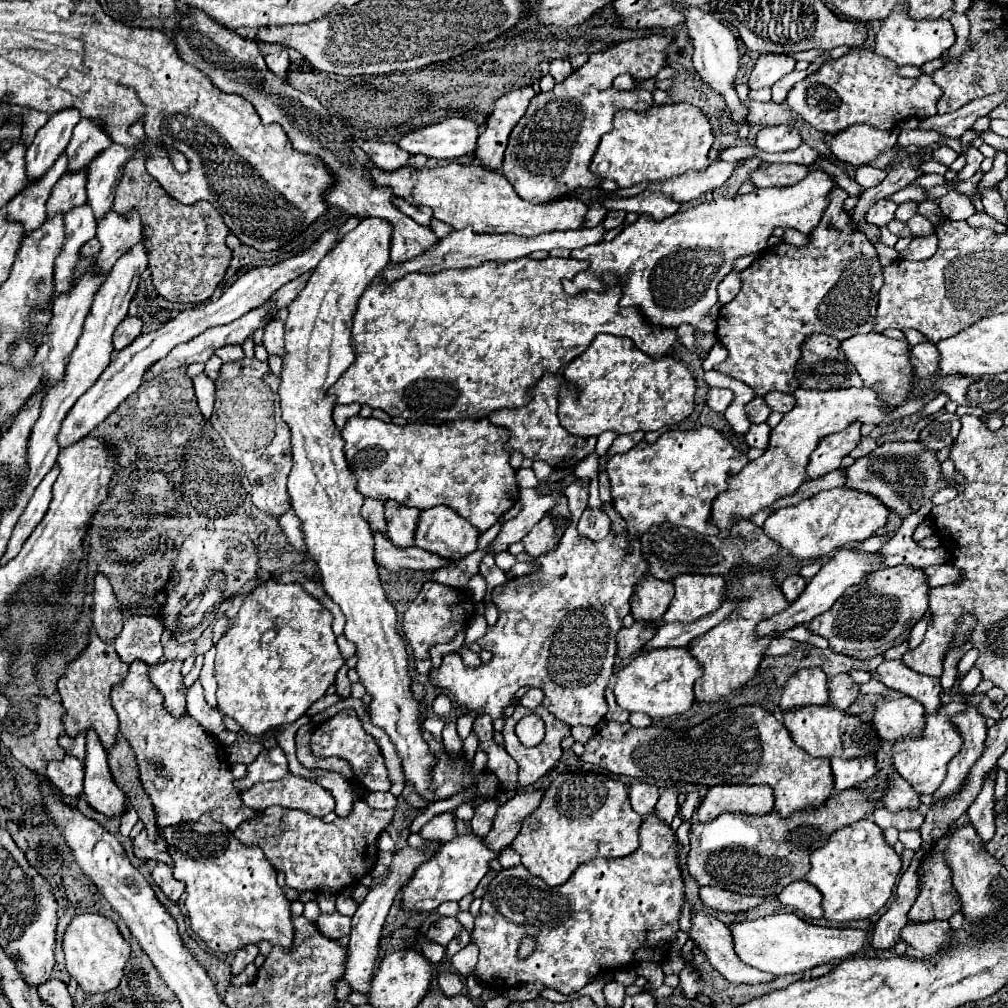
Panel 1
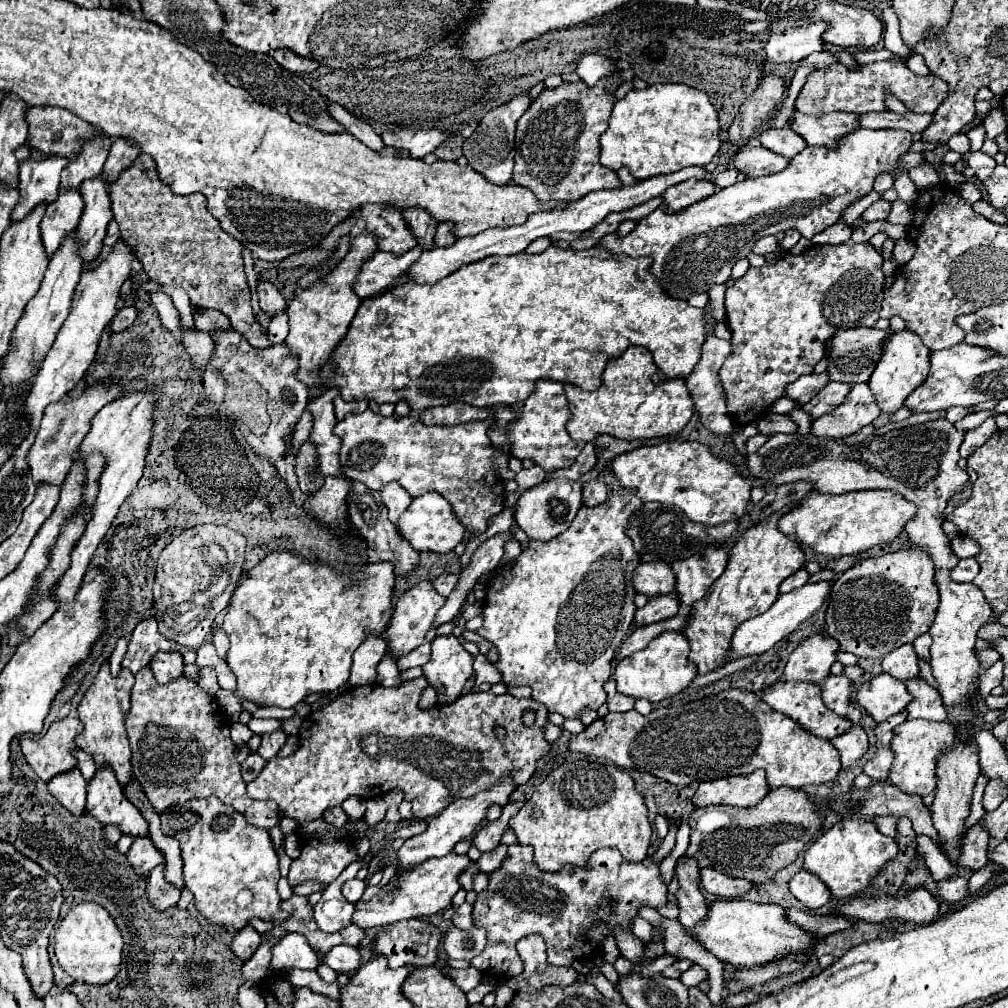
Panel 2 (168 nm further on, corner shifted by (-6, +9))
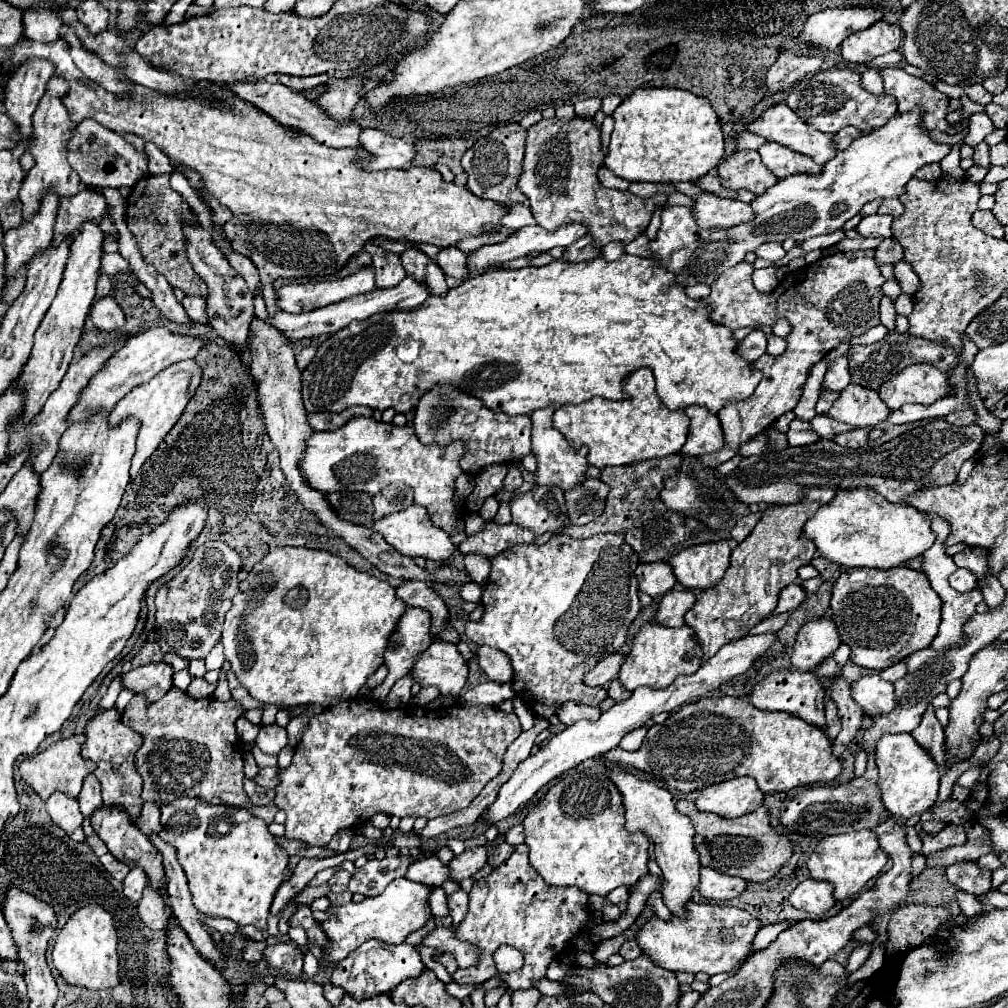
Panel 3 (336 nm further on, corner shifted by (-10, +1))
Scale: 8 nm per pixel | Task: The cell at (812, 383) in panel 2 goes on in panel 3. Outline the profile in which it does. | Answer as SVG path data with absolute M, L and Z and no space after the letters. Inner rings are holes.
M839 356L839 358L835 358L835 362L829 364L825 380L823 380L823 388L841 392L849 382L851 382L849 360L847 360L847 356Z

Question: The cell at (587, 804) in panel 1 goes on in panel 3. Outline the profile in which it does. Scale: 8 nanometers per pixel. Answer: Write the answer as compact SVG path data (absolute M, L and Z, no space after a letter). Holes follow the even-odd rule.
M575 772L575 774L567 774L563 776L561 780L557 780L549 792L545 794L545 798L527 814L527 818L523 820L523 826L525 826L525 844L529 846L531 854L529 854L529 862L531 866L539 872L539 876L547 882L547 884L553 884L553 886L571 886L575 884L579 890L587 892L587 894L599 894L599 896L605 896L609 894L611 890L615 890L617 886L625 886L625 888L631 888L639 882L641 876L649 874L649 868L647 868L647 862L649 862L649 840L645 834L631 834L625 830L625 810L623 810L623 802L621 802L621 794L619 790L615 788L615 784L605 776L605 774L583 774L583 772Z

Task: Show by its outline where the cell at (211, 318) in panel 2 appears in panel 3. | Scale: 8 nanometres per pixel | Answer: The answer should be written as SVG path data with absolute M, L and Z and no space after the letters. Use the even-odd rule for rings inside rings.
M185 296L183 298L183 308L189 314L189 318L197 324L207 324L207 314L205 314L205 300L201 296Z

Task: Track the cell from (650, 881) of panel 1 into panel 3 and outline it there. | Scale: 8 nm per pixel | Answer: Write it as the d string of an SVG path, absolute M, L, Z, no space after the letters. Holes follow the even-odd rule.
M519 844L515 848L515 852L511 854L511 858L507 858L503 864L499 864L497 868L493 868L493 872L481 880L477 880L473 884L473 890L469 892L469 906L467 906L467 914L463 918L463 922L459 926L453 926L453 932L459 940L469 940L473 946L479 948L479 960L475 966L469 968L457 968L457 972L453 974L453 980L457 984L483 984L485 980L493 978L493 976L501 976L511 990L525 990L531 988L537 980L541 980L545 976L545 970L549 966L551 960L555 960L557 956L561 956L561 952L567 948L567 944L571 942L571 938L579 932L585 930L587 924L587 894L581 892L577 886L549 886L545 884L539 874L531 868L529 864L529 850L525 844ZM499 946L513 946L517 948L523 958L525 964L521 970L517 972L497 972L495 962L493 962L493 954Z

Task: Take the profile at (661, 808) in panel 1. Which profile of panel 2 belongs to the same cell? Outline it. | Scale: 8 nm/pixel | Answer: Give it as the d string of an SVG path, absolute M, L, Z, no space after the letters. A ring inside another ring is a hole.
M669 824L669 834L665 836L661 848L653 854L653 860L655 860L655 862L661 862L661 860L663 860L663 858L673 850L673 848L675 848L675 834L677 834L677 828Z

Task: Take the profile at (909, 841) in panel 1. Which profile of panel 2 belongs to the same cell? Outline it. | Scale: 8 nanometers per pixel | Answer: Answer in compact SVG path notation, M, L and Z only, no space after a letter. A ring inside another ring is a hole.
M916 835L917 850L925 856L925 862L931 872L932 878L938 882L960 872L953 866L940 846L926 835Z

